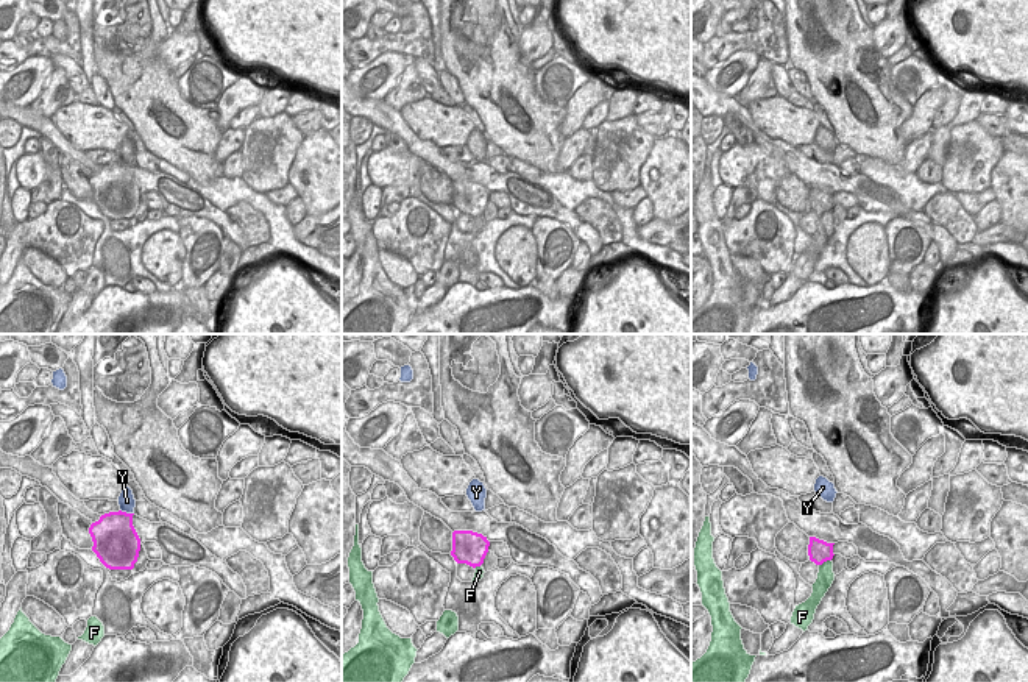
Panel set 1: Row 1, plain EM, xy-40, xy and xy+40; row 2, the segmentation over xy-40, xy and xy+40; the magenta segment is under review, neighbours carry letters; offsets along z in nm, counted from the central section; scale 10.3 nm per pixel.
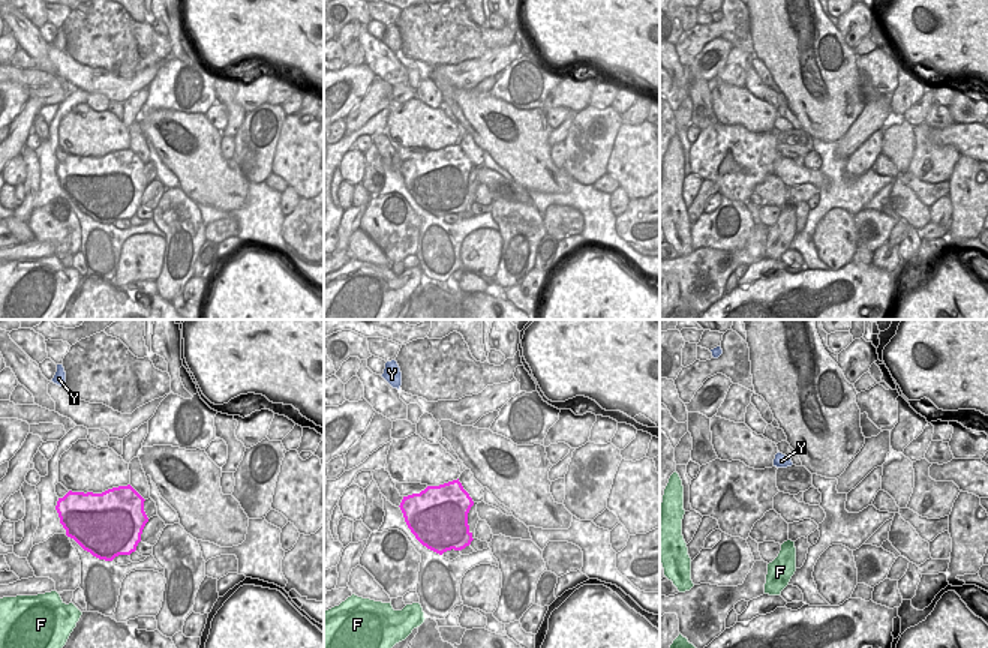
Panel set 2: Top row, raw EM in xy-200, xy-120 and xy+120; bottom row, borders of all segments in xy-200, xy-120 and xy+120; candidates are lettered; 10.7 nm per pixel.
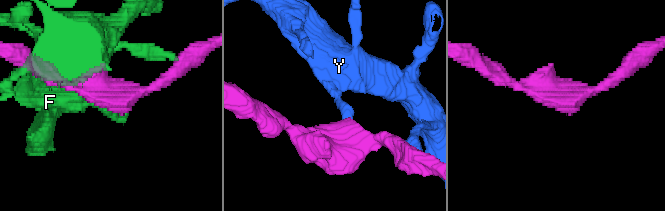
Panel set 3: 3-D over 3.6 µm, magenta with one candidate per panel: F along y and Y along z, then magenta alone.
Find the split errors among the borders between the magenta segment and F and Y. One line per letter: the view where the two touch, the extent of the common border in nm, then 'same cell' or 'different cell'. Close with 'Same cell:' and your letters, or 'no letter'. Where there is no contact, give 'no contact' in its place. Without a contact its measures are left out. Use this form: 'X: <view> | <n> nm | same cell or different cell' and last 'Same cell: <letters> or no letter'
F: xy+40 | 140 nm | different cell
Y: xy-40 | 150 nm | different cell
Same cell: no letter

